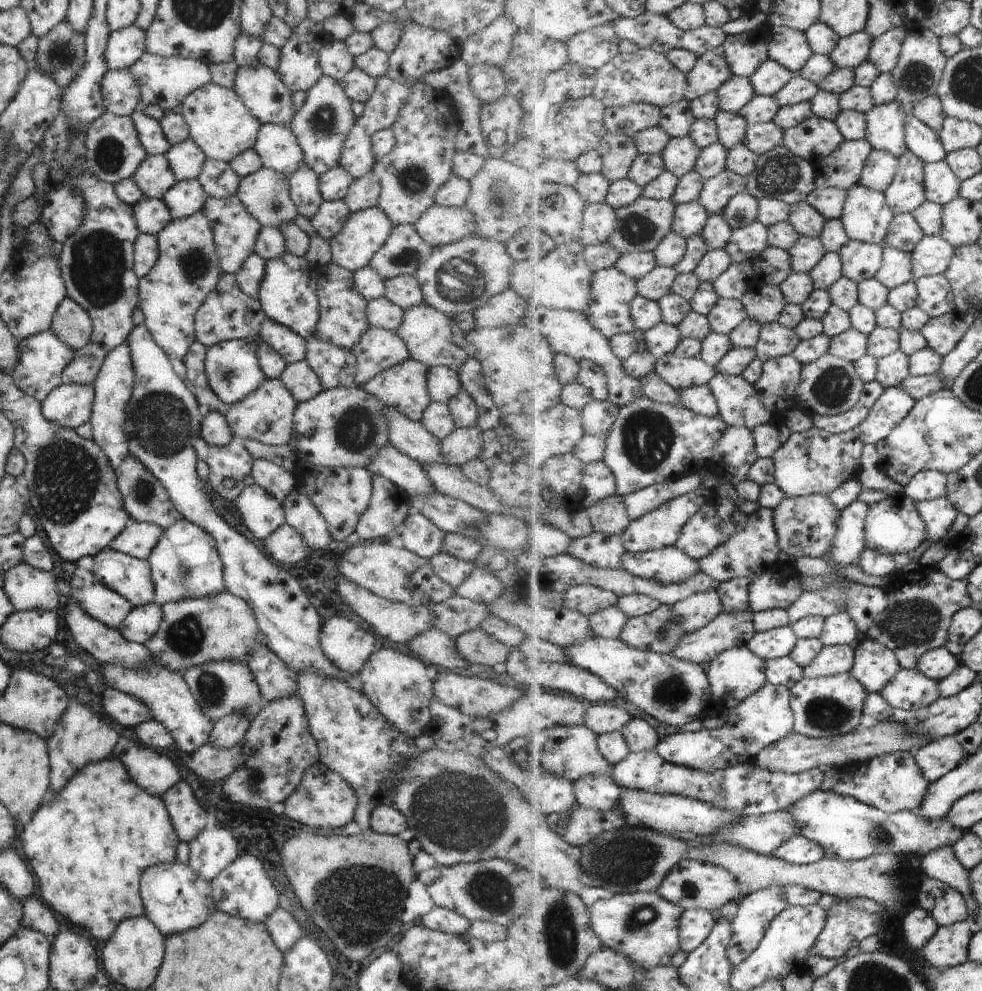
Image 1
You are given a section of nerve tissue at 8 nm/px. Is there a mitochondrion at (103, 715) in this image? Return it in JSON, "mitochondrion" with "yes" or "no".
{"mitochondrion":"no"}

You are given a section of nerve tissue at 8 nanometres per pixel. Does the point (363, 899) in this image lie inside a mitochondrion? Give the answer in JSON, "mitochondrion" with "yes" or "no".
{"mitochondrion":"yes"}

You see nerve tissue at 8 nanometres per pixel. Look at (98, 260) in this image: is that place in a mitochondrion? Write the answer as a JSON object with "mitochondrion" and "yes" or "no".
{"mitochondrion":"yes"}

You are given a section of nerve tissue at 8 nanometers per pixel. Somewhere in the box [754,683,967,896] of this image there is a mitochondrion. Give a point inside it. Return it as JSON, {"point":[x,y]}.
{"point":[824,711]}

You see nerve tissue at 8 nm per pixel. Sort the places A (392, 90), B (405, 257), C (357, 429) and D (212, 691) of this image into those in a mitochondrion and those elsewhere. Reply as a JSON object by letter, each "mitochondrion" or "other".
{"A":"other","B":"mitochondrion","C":"mitochondrion","D":"mitochondrion"}

